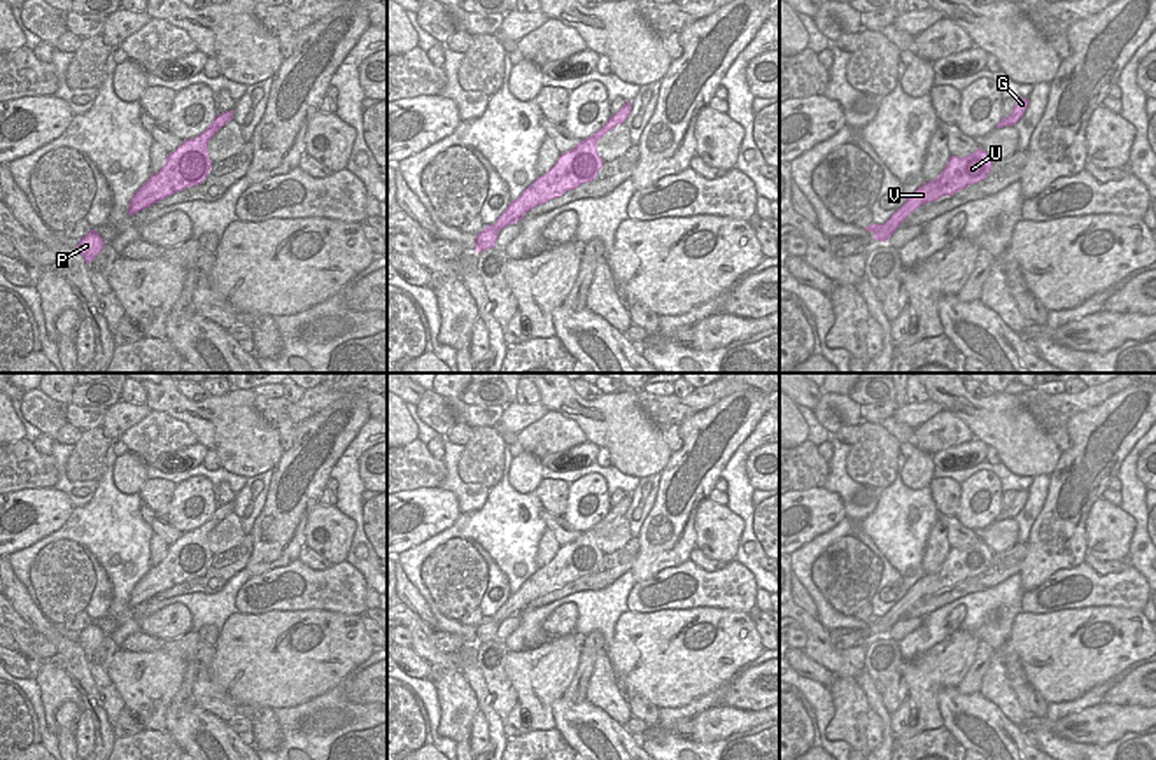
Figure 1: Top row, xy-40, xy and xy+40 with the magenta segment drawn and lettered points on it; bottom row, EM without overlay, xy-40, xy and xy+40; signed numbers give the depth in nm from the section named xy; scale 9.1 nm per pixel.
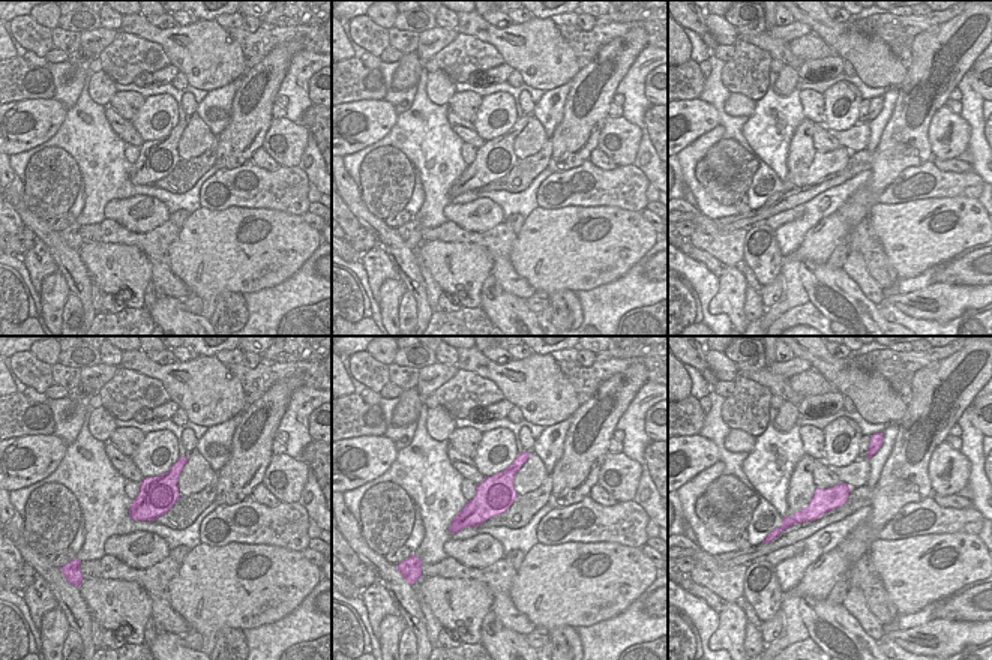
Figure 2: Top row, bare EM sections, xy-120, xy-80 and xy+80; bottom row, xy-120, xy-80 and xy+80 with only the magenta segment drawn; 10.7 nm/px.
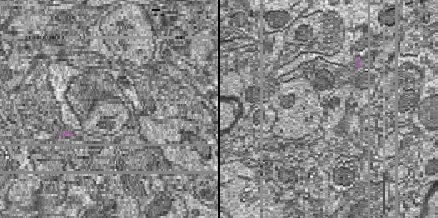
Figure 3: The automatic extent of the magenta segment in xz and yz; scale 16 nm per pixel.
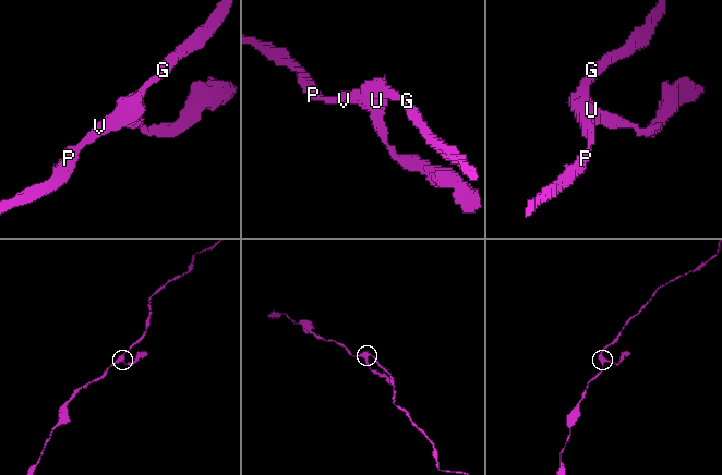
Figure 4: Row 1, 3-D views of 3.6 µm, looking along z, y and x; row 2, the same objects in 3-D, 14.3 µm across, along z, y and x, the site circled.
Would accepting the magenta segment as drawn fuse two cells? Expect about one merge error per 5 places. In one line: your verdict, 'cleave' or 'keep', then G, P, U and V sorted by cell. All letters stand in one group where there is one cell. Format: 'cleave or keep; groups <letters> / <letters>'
keep; groups G P U V

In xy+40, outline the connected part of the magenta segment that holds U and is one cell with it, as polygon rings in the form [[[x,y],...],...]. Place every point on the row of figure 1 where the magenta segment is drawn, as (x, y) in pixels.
[[[981,147],[963,158],[951,156],[935,180],[920,186],[885,224],[871,224],[865,231],[872,231],[878,242],[888,240],[916,208],[942,196],[953,196],[967,186],[984,180],[991,166],[993,159]]]

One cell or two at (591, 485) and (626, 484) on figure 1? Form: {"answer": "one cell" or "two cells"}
{"answer": "two cells"}

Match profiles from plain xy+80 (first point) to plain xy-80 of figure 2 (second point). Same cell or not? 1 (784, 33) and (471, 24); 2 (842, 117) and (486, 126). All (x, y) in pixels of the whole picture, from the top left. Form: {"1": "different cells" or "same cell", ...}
{"1": "different cells", "2": "same cell"}

